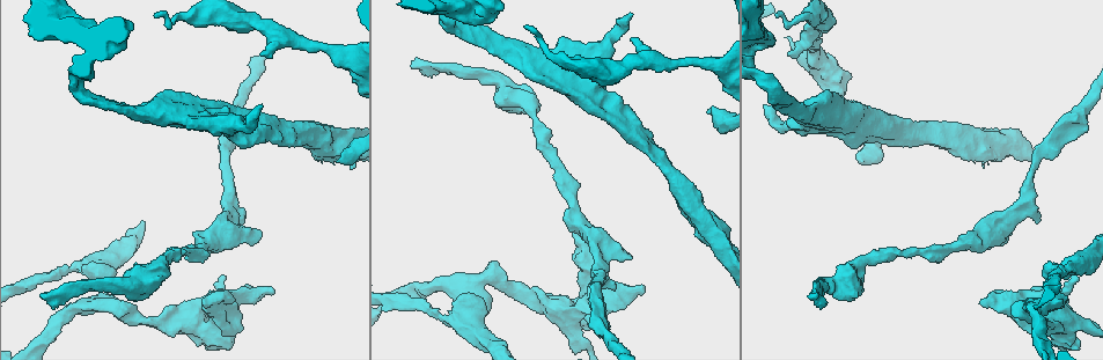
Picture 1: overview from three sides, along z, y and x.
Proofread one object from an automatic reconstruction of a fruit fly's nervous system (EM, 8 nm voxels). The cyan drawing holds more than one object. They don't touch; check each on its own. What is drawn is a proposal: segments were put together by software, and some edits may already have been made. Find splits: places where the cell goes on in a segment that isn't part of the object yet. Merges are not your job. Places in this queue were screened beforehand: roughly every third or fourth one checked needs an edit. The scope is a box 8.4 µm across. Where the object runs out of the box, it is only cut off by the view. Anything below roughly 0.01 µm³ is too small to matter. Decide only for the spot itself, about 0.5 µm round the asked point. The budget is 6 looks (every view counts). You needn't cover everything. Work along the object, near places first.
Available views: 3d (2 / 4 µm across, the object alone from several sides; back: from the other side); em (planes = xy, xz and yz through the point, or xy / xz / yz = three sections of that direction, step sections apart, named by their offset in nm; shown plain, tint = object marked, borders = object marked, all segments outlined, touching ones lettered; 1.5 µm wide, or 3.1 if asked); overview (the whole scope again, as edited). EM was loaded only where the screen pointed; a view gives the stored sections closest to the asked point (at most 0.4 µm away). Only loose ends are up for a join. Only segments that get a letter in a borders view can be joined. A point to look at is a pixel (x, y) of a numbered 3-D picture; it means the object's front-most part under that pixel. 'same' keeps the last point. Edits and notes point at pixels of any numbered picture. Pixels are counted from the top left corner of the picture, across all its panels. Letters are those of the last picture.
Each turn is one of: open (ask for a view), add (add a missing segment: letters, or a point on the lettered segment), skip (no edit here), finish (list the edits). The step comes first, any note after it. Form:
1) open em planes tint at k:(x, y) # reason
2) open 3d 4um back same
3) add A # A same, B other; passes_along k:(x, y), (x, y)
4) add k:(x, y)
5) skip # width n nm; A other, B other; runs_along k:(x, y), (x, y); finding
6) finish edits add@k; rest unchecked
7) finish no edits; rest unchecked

open 3d 4um at 1:(89, 262) # stops while still wide

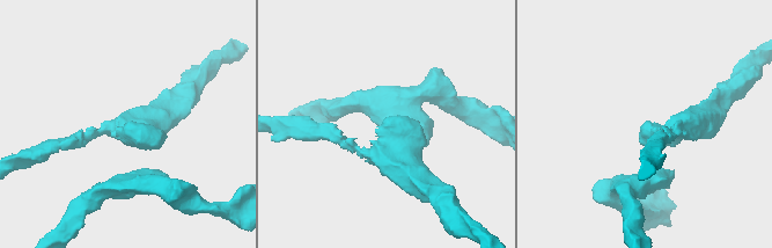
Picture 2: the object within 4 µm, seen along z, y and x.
open em planes borders at 2:(131, 122) # now the EM

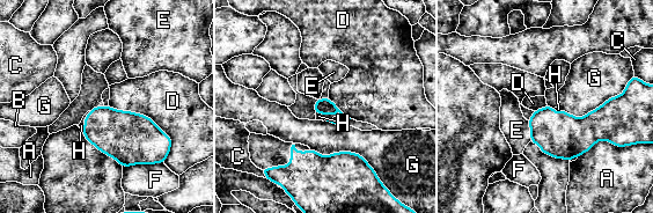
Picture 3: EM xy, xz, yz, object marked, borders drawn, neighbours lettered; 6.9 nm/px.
add H # longest_contact D 550 nm; A other, B other, C other, D other, E other, F other, G other, H same; the cell continues

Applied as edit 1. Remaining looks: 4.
open overview # see it whole again

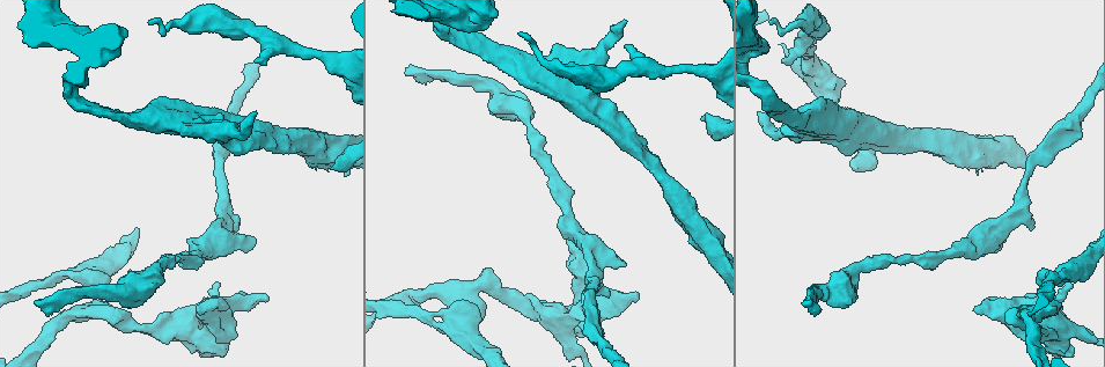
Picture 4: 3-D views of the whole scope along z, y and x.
open 3d 2um at 4:(623, 261) # stops while still wide

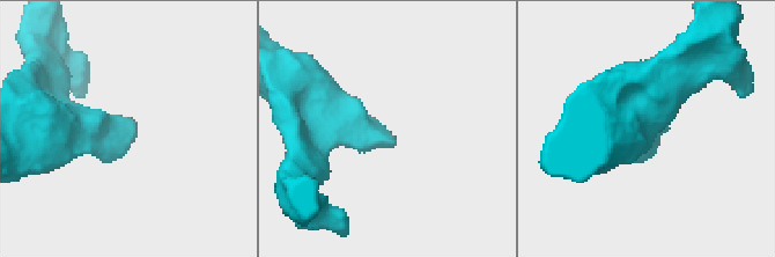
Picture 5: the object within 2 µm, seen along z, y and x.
open em yz step 4 tint at 5:(394, 135)

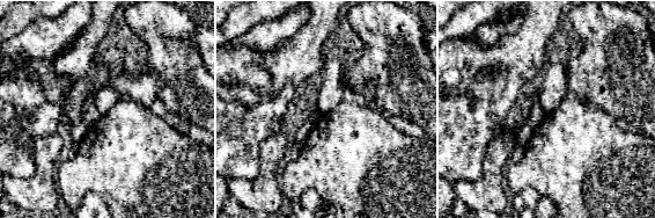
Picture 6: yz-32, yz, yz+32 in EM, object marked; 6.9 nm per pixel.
open em planes borders same

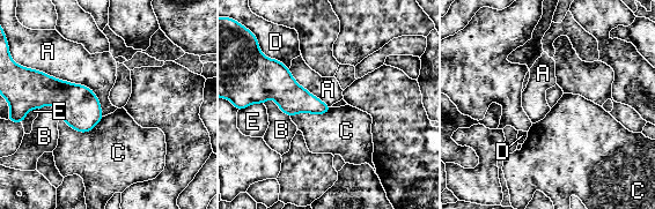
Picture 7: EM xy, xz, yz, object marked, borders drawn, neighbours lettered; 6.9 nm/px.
skip # A other, B other, C other, D other, E other; border 7:(35, 68), (87, 86), (103, 116); no lettered segment goes on from it

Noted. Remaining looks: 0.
finish edits add@3; rest unchecked

